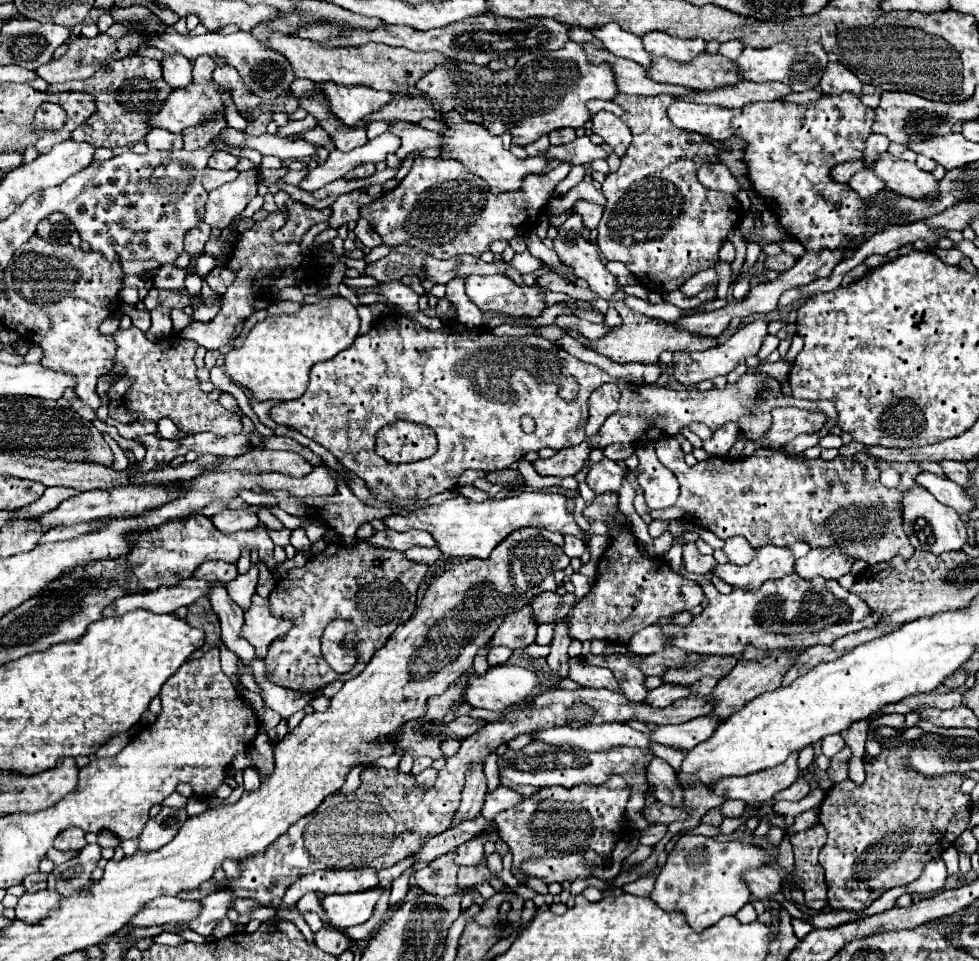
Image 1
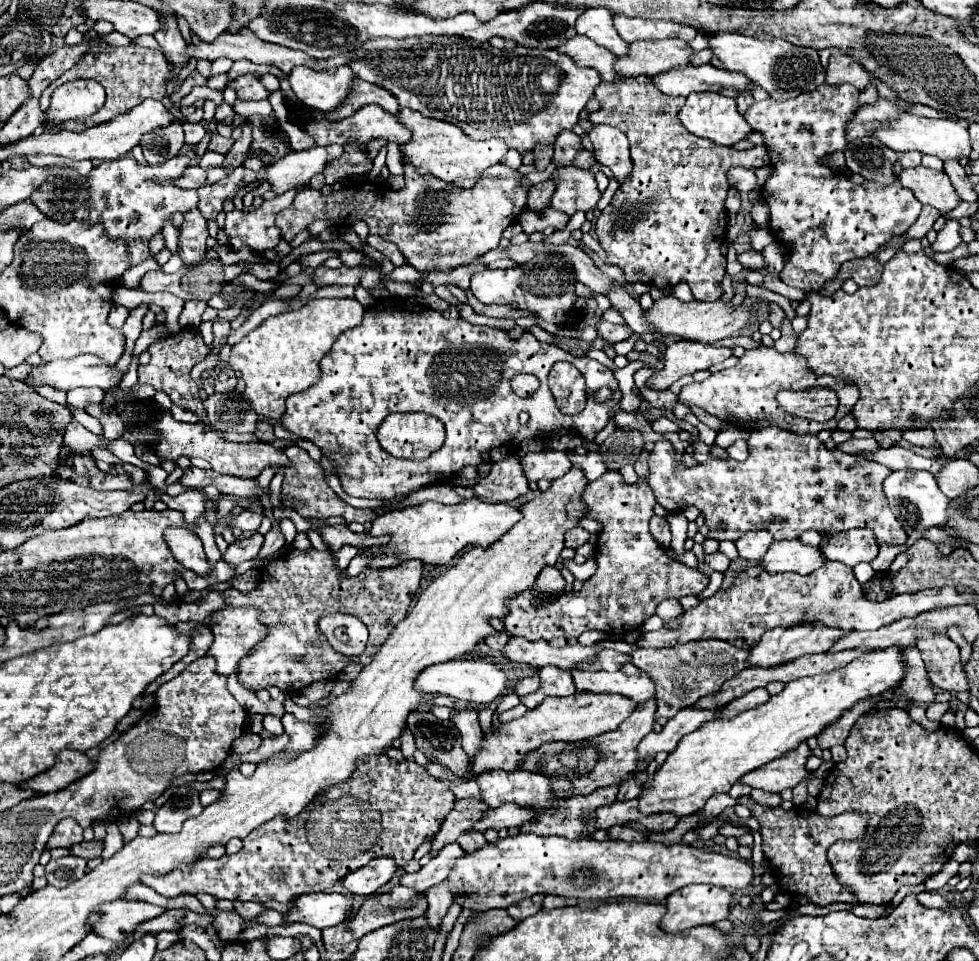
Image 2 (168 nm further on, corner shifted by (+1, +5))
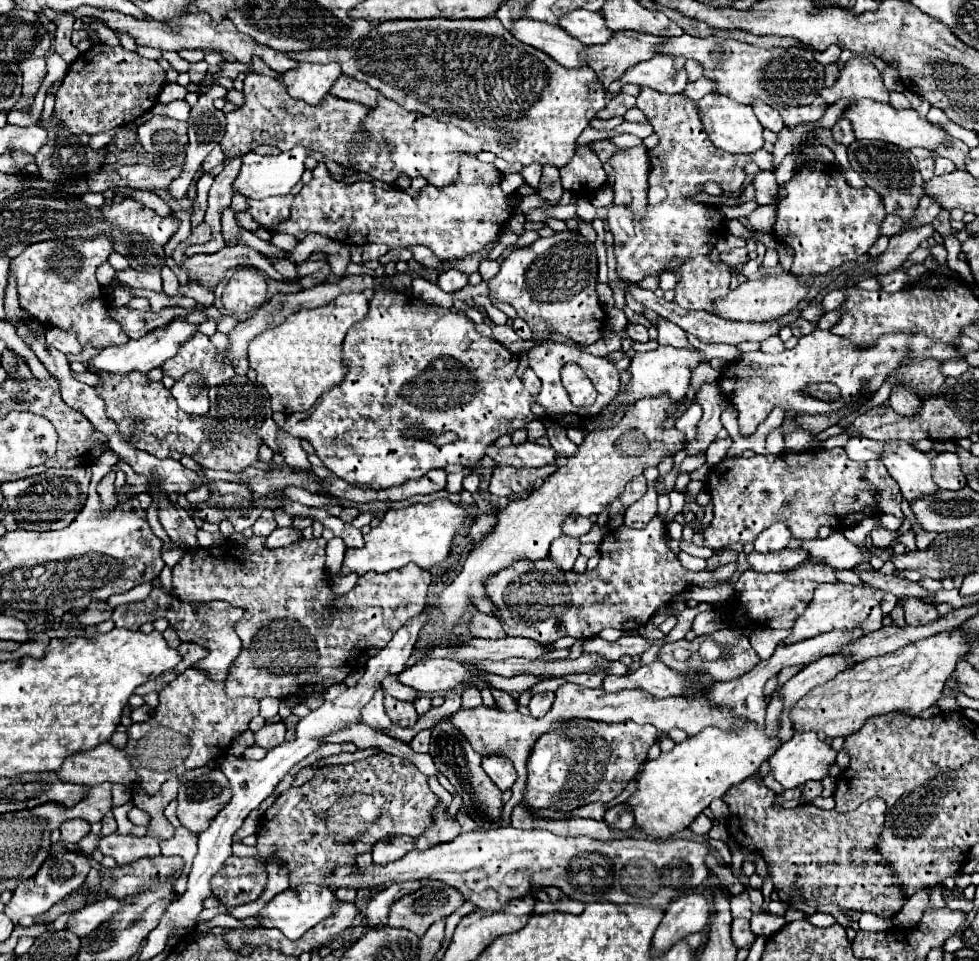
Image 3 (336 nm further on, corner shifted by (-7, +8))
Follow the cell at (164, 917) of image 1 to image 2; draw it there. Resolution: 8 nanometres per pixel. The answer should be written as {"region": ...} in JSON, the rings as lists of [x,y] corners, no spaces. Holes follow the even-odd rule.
{"region":[[[119,899],[113,903],[105,903],[95,915],[91,915],[91,929],[105,939],[121,941],[139,923],[163,915],[163,911],[165,907],[151,905],[147,901]]]}

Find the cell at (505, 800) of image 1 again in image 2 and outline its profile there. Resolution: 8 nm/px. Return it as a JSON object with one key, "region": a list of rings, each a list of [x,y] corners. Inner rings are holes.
{"region":[[[445,781],[445,783],[451,787],[451,791],[455,793],[455,797],[457,797],[457,799],[475,797],[475,799],[483,801],[483,795],[481,795],[481,789],[479,789],[477,781],[463,781],[461,785],[453,785],[453,783],[449,783],[449,781]]]}

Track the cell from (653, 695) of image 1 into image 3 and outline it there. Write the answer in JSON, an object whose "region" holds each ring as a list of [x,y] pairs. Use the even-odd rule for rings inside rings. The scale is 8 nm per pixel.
{"region":[[[595,720],[559,724],[559,728],[551,728],[551,732],[539,736],[531,750],[523,800],[531,808],[555,808],[559,812],[571,812],[571,808],[591,802],[609,802],[637,776],[655,742],[657,728],[651,724],[595,724]]]}

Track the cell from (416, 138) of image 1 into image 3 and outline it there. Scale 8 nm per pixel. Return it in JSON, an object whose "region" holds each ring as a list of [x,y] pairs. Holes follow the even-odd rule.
{"region":[[[247,74],[243,94],[245,104],[227,114],[225,136],[221,140],[221,148],[227,158],[243,156],[261,144],[277,146],[281,152],[291,150],[295,146],[303,146],[317,150],[325,158],[331,158],[347,168],[347,144],[357,138],[363,138],[359,126],[369,112],[369,108],[365,108],[363,104],[339,100],[329,94],[319,104],[307,104],[305,100],[291,98],[279,80],[261,74]]]}

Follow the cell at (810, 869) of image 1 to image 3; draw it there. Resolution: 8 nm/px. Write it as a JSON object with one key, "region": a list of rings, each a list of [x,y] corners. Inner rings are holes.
{"region":[[[753,774],[751,778],[743,780],[741,784],[731,786],[723,802],[729,806],[729,822],[727,832],[729,836],[747,850],[757,850],[763,860],[769,866],[769,874],[775,886],[775,892],[779,894],[781,902],[785,904],[809,904],[809,906],[821,906],[821,904],[837,904],[843,910],[851,912],[871,912],[883,918],[893,918],[901,912],[903,902],[907,896],[903,896],[901,880],[897,880],[895,872],[891,872],[891,864],[883,860],[877,852],[877,842],[883,832],[885,822],[885,802],[881,798],[871,798],[863,802],[857,810],[839,814],[839,812],[827,812],[813,804],[799,804],[797,808],[785,810],[773,806],[773,790],[763,784],[761,774]]]}

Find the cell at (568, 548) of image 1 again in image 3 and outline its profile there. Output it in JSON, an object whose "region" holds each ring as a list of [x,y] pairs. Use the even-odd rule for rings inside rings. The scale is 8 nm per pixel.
{"region":[[[569,516],[569,518],[563,522],[563,534],[579,538],[579,536],[587,534],[587,532],[591,530],[591,526],[593,526],[593,522],[591,522],[589,518],[583,518],[583,516]]]}

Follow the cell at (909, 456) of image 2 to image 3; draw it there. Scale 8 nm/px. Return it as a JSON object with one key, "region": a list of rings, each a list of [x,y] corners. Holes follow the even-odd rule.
{"region":[[[849,438],[843,450],[851,460],[859,460],[859,462],[879,460],[879,456],[883,454],[883,442],[869,440],[869,438]]]}

